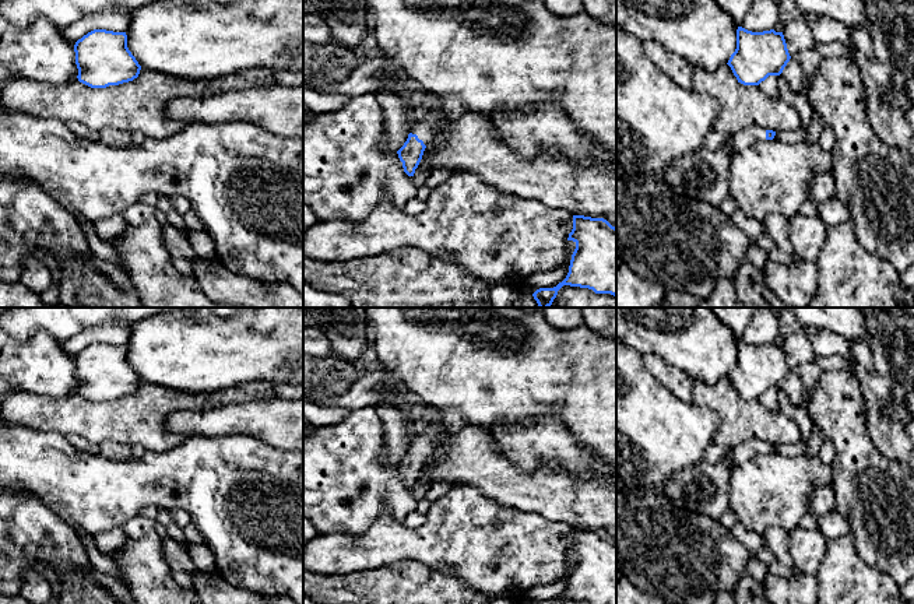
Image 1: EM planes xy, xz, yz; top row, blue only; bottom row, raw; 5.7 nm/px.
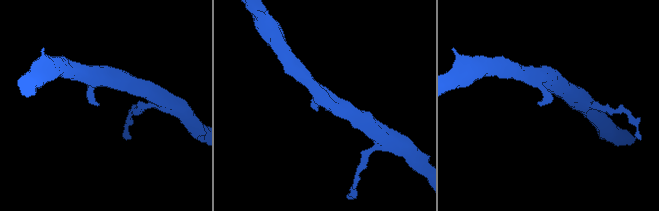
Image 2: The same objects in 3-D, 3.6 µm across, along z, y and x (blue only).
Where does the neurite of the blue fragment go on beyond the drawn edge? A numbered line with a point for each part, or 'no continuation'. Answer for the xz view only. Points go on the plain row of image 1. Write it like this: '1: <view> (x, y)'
1: xz (425, 443)

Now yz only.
1: yz (751, 449)

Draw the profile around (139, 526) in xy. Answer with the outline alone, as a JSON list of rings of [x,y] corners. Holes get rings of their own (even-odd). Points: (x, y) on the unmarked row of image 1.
[[[134,516],[133,519],[127,520],[122,528],[127,540],[131,538],[141,538],[148,531],[154,530],[157,520],[143,516]]]

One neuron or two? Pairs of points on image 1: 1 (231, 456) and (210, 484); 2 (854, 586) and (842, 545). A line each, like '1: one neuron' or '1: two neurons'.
1: one neuron
2: one neuron

